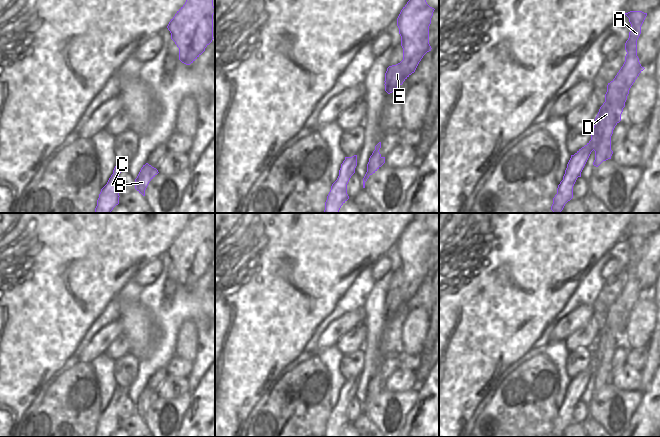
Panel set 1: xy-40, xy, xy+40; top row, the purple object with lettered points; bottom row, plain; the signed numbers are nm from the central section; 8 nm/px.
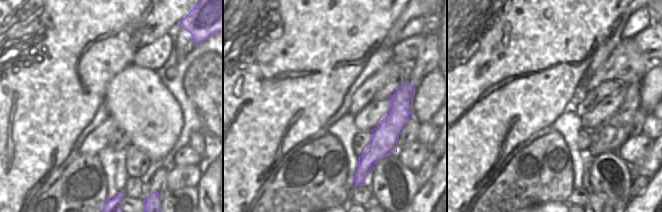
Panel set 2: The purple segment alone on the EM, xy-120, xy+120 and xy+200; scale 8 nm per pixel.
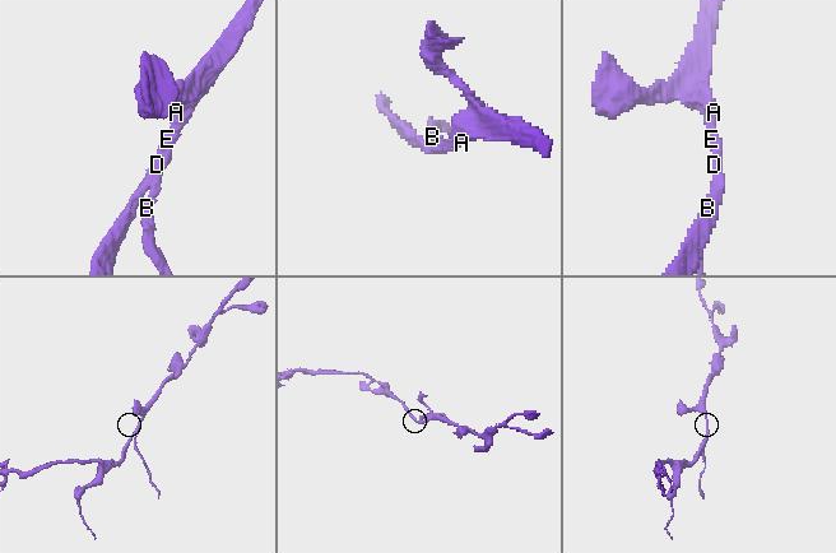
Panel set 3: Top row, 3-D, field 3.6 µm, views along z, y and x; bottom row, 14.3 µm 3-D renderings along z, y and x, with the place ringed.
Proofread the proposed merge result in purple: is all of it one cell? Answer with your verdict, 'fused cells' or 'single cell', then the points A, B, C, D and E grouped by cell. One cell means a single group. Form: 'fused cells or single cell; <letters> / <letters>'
fused cells; A C D E / B

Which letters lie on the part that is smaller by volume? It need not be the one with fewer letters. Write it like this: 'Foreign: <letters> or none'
Foreign: B

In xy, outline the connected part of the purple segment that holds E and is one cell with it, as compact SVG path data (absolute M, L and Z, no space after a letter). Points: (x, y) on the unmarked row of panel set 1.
M413 219L401 234L397 242L397 250L401 260L401 270L403 272L403 284L389 290L385 297L385 315L390 318L395 315L403 306L415 296L423 280L431 275L429 268L429 250L433 240L434 232L430 231L422 219Z

